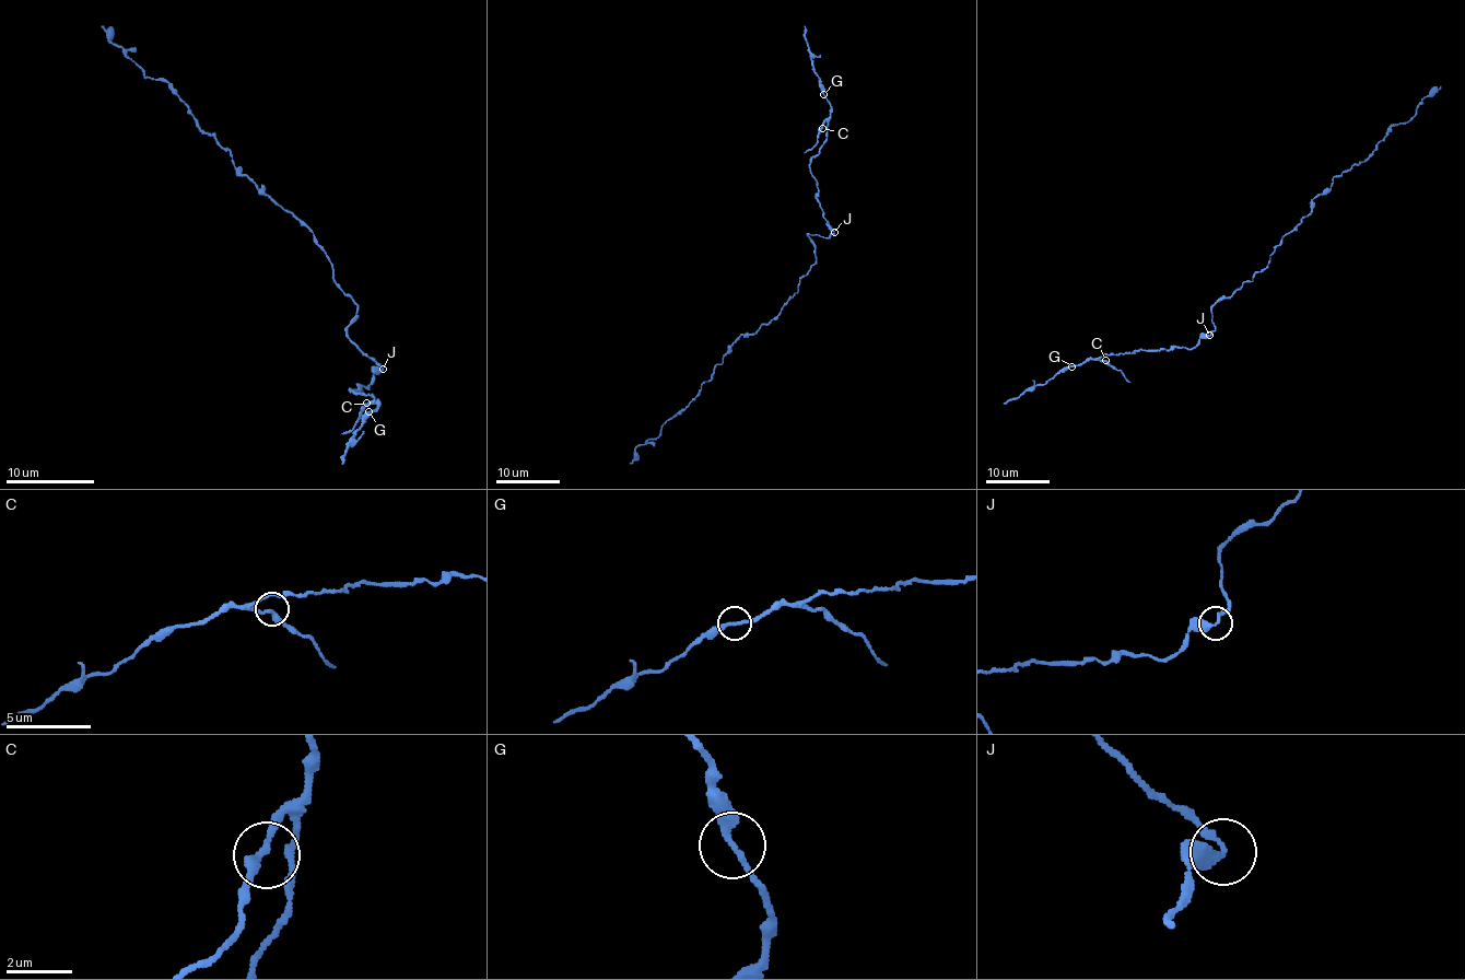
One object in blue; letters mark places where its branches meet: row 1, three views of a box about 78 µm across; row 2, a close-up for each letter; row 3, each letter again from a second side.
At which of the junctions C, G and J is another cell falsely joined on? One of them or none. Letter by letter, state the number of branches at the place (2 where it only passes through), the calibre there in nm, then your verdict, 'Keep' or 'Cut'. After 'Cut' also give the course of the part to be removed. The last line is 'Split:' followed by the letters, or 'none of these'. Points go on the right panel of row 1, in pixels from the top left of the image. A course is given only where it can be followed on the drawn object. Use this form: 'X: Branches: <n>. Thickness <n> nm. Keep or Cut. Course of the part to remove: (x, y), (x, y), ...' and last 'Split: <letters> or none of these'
C: Branches: 2. Thickness 240 nm. Keep
G: Branches: 2. Thickness 240 nm. Keep
J: Branches: 2. Thickness 260 nm. Keep
Split: none of these

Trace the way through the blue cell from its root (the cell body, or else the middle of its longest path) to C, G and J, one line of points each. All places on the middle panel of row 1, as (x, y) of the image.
C: (805, 275), (816, 261), (808, 234), (833, 233), (809, 167), (825, 140), (825, 121), (822, 128)
G: (805, 275), (816, 261), (808, 234), (833, 233), (809, 167), (830, 115), (823, 94)
J: (805, 275), (816, 261), (816, 246), (808, 234), (829, 237), (833, 233)

